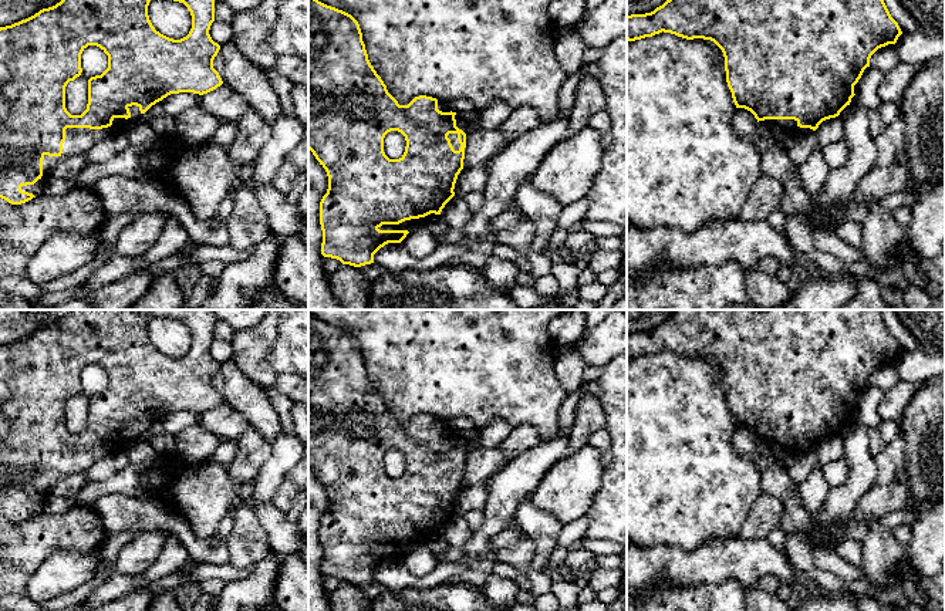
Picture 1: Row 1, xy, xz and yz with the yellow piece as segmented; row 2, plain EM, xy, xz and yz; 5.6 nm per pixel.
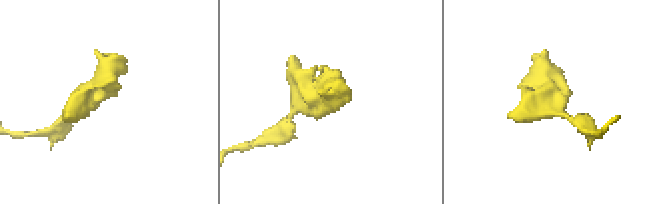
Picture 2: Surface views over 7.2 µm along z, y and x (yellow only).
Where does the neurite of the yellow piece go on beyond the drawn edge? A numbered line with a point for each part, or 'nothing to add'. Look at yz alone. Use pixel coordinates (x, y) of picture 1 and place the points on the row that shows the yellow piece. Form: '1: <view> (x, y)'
1: yz (789, 125)

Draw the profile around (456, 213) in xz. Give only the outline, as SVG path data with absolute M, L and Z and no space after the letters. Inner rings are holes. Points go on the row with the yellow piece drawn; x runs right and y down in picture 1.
M455 195L442 209L442 219L448 223L449 227L455 230L463 230L466 223L472 219L473 213L466 205L462 196Z

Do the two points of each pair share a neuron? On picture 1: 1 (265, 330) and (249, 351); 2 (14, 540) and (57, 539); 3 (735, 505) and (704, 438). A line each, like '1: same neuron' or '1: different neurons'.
1: same neuron
2: same neuron
3: same neuron

